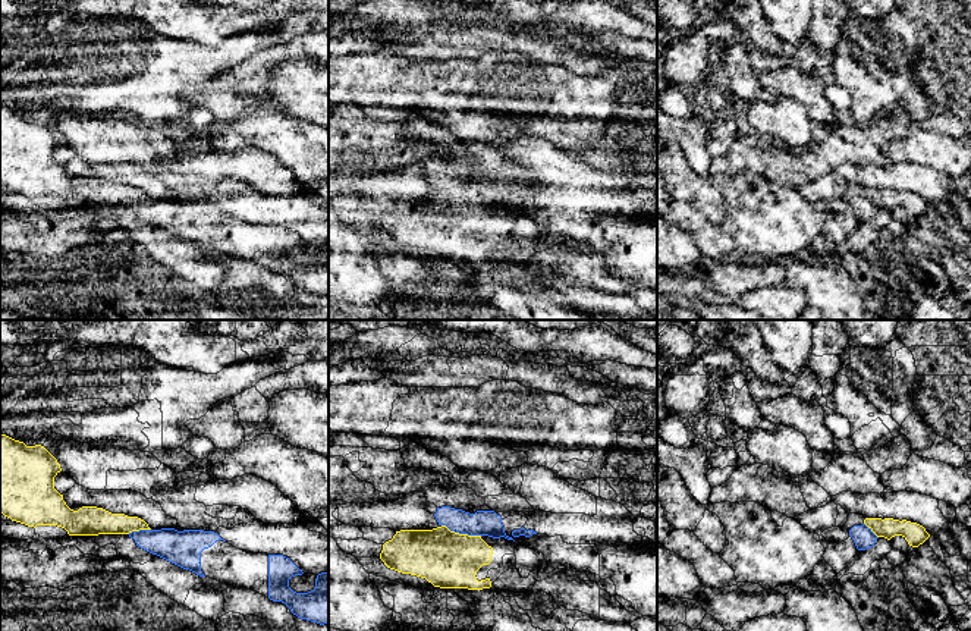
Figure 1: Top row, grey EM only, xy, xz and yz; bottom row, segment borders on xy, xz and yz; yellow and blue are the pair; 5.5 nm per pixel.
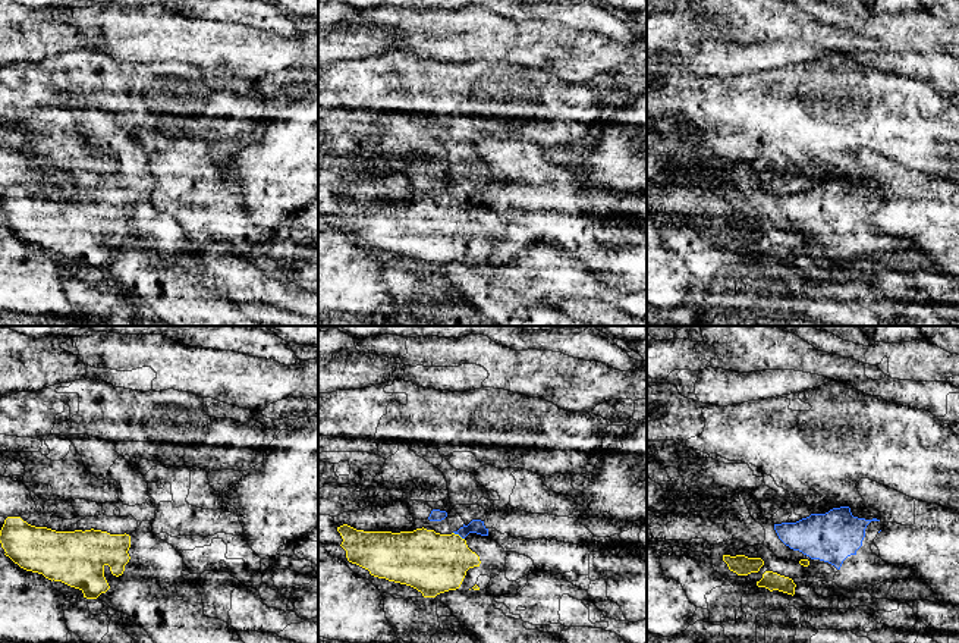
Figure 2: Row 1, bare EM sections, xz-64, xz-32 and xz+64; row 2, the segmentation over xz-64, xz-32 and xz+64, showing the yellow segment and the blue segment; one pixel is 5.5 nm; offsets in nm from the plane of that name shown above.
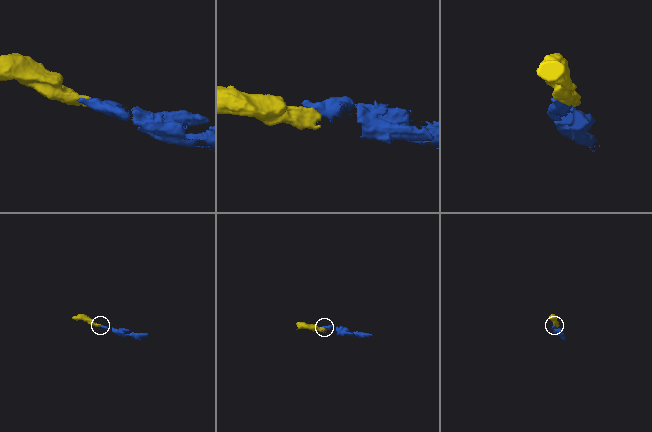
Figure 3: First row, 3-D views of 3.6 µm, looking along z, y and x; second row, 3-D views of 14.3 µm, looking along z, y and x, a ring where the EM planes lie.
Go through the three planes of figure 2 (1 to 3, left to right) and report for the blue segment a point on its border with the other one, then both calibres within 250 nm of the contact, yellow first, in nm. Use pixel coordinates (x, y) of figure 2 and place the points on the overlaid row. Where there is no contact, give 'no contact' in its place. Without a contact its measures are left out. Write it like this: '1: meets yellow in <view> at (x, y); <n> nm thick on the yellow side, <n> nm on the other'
1: no contact
2: meets yellow in xz-32 at (458, 535); 340 nm thick on the yellow side, 80 nm on the other
3: no contact

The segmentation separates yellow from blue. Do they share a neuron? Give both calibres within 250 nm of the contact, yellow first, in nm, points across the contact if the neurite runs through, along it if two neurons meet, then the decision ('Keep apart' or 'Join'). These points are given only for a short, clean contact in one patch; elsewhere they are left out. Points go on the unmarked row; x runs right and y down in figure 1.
Thickness 320 nm (yellow) against 140 nm. Path across: xz (448, 231), (456, 220), (461, 206), (467, 200), (483, 194). Join

